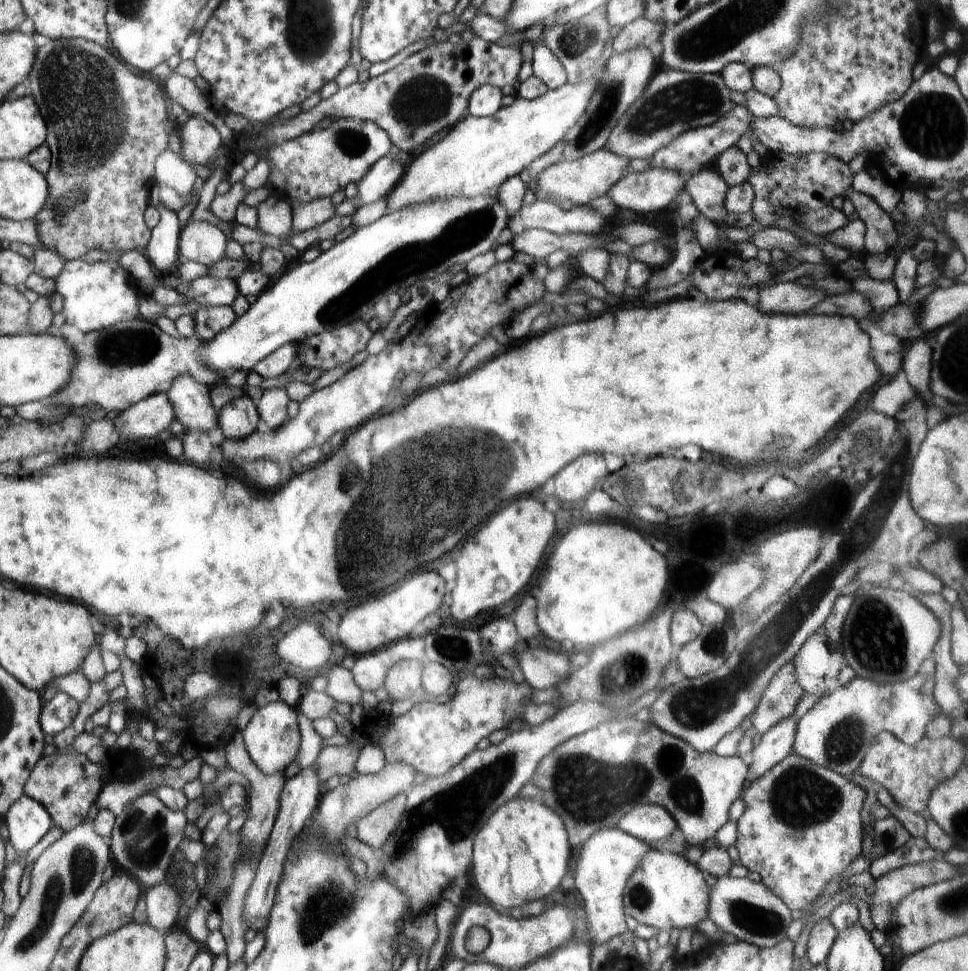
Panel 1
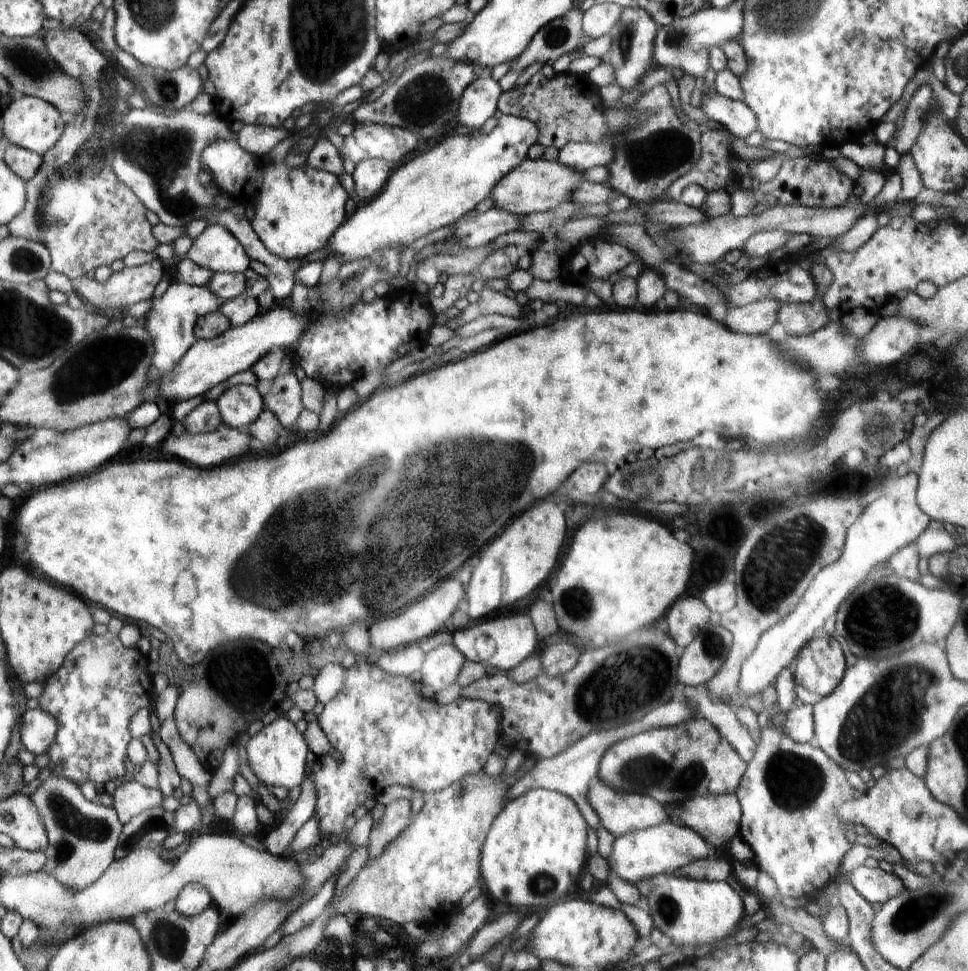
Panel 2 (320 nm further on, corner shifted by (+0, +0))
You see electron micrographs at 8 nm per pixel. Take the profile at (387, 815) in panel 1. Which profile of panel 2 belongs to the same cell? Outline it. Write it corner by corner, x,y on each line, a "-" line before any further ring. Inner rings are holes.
395,799
386,805
380,822
374,825
369,836
369,858
379,857
387,844
390,844
411,821
411,801

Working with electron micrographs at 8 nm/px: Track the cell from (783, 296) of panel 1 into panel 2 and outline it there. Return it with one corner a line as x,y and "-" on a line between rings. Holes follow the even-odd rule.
768,296
742,307
729,308
724,324
728,324
732,332
748,335
768,334
778,320
780,306
782,302

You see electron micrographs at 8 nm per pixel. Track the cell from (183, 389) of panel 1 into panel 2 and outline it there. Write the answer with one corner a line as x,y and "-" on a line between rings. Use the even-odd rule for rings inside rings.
182,281
171,284
162,296
151,299
150,310
145,314
144,328
155,342
152,364
157,374
171,375
172,371
176,371
180,360
196,342
195,324
203,316
218,311
221,303
208,286
197,287

